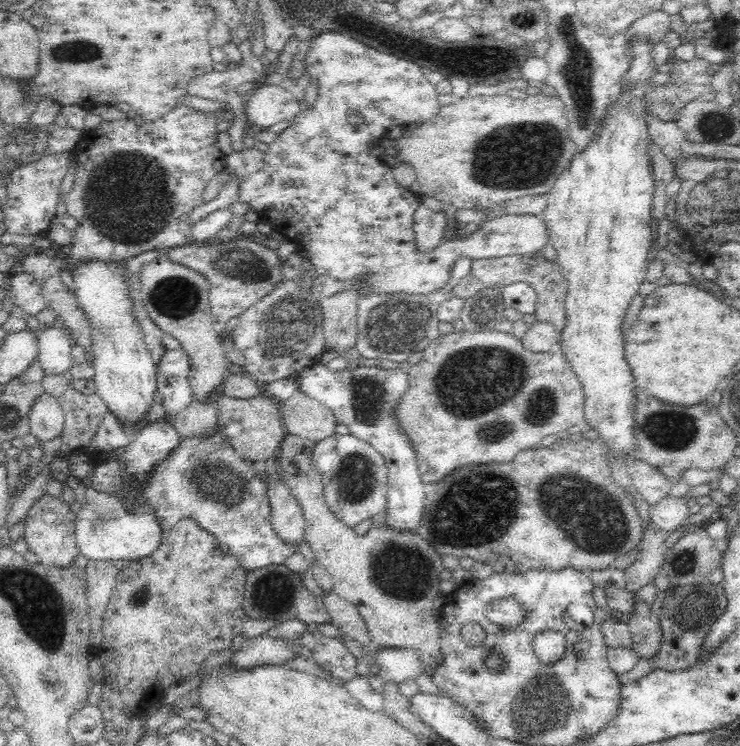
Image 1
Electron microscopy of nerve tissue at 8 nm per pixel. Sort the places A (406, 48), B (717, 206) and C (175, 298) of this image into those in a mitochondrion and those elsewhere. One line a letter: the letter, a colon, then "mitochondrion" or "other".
A: other
B: mitochondrion
C: mitochondrion

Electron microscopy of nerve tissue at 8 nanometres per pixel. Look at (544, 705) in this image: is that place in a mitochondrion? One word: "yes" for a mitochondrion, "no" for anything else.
yes

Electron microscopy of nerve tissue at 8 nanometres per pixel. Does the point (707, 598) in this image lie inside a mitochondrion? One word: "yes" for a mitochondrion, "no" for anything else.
yes

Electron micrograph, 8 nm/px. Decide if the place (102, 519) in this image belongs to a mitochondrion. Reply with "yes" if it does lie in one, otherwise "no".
yes

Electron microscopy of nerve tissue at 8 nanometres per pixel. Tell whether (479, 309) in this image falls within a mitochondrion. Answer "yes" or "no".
yes

